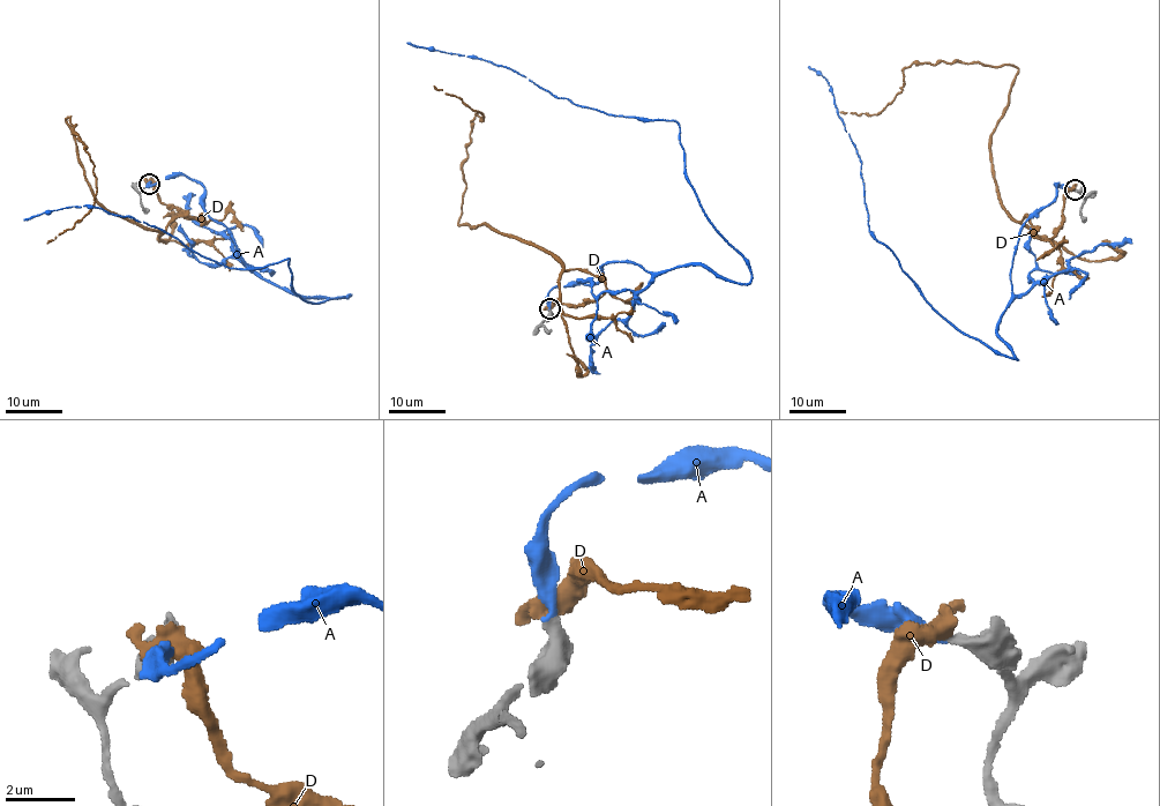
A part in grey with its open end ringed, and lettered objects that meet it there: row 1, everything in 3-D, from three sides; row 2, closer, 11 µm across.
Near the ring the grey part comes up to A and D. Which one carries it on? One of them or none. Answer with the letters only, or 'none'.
A

